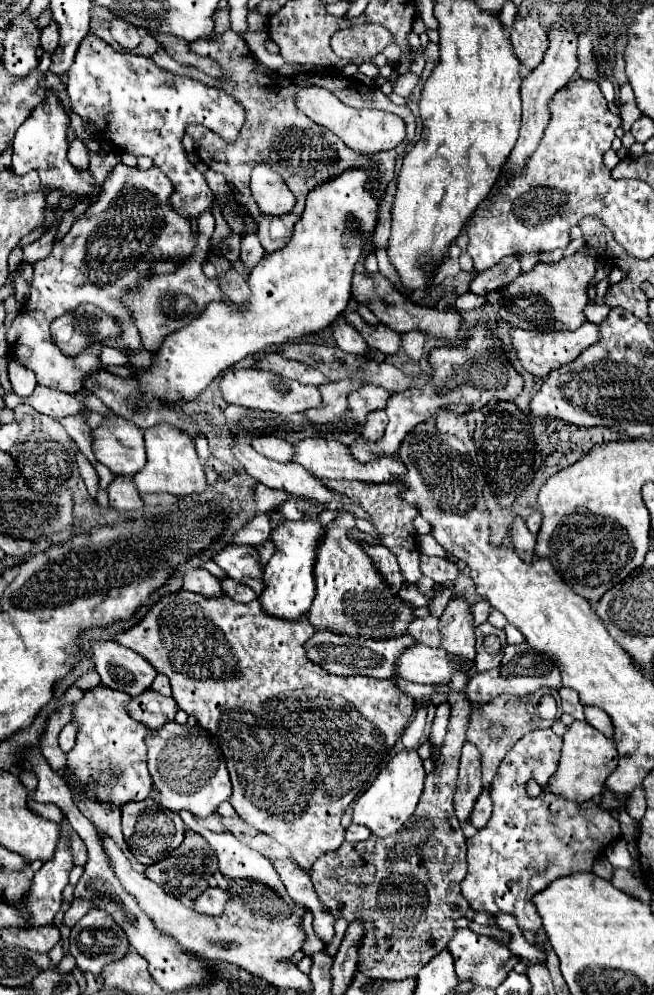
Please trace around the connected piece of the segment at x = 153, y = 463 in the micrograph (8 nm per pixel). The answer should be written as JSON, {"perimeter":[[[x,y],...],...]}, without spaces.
{"perimeter":[[[168,423],[154,425],[144,431],[146,441],[146,465],[142,471],[134,475],[134,485],[140,493],[172,493],[172,495],[190,495],[190,493],[202,493],[206,489],[206,477],[204,467],[196,455],[194,441],[190,435],[180,433]]]}

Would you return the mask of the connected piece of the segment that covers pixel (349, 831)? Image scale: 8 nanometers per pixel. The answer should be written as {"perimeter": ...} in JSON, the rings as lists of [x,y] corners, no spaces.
{"perimeter":[[[350,825],[344,831],[346,841],[362,841],[362,839],[368,839],[368,837],[370,837],[370,831],[366,827],[360,827],[360,825]]]}

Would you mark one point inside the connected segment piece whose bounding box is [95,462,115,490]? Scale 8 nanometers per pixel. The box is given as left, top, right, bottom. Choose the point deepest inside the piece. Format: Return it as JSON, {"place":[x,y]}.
{"place":[105,475]}

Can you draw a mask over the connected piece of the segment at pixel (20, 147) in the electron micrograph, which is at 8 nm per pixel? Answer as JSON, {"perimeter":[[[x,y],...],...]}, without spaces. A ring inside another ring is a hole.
{"perimeter":[[[50,91],[46,101],[38,105],[32,115],[24,121],[22,127],[18,127],[16,137],[14,137],[14,153],[12,153],[12,171],[16,175],[26,175],[28,171],[36,169],[40,173],[42,185],[50,189],[62,189],[64,193],[70,193],[74,197],[90,197],[94,199],[98,195],[98,187],[94,185],[94,179],[90,177],[88,171],[76,171],[68,157],[68,141],[66,141],[66,127],[70,119],[64,113],[62,105],[58,103],[56,95]]]}

